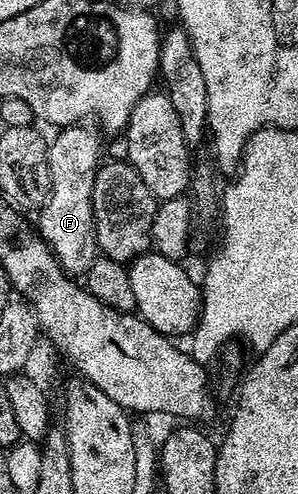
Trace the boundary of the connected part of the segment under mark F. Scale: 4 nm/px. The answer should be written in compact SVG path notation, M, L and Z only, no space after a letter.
M90 125L63 127L57 132L55 139L49 140L50 149L50 198L37 212L36 230L50 248L58 263L71 277L85 276L92 261L99 258L98 238L94 232L94 210L92 209L92 189L96 181L96 173L103 162L102 143L98 140L99 132Z

